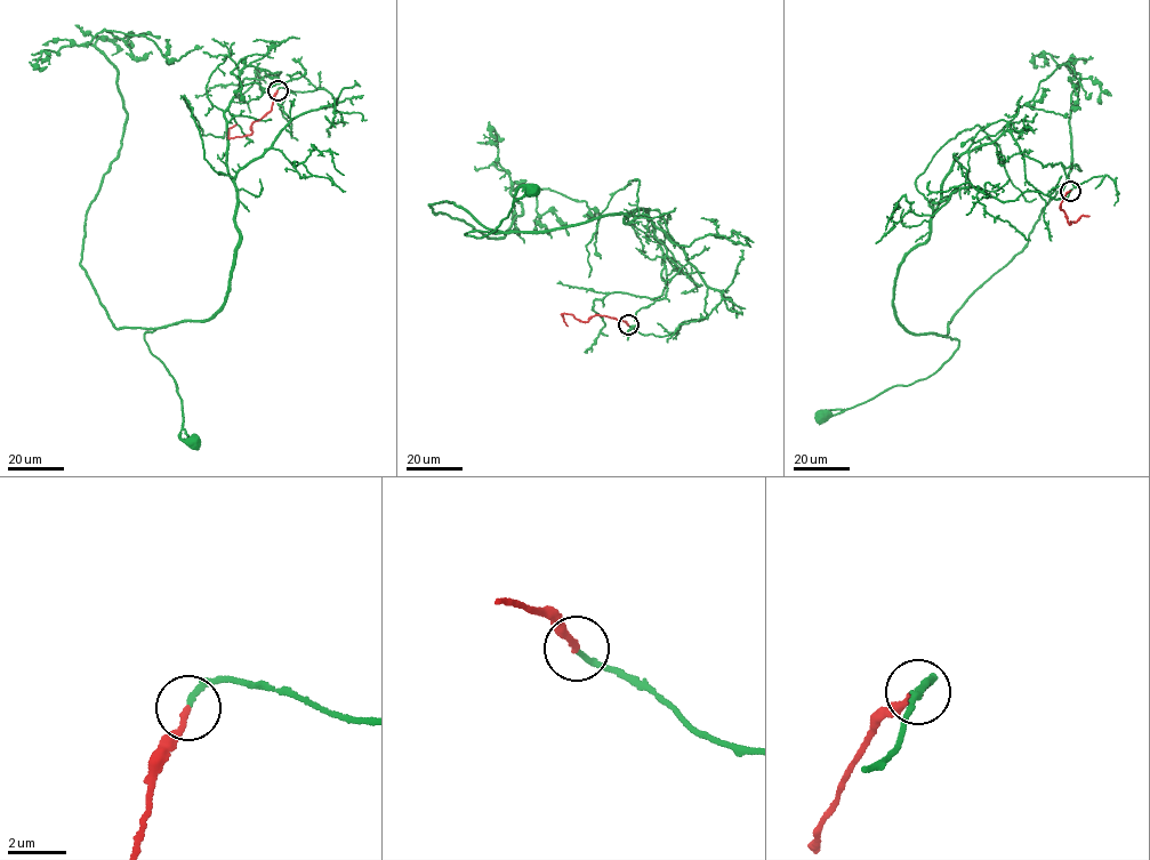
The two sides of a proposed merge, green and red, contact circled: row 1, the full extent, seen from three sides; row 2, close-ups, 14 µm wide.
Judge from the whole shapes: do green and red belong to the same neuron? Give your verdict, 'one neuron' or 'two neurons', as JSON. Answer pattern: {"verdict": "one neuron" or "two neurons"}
{"verdict": "one neuron"}

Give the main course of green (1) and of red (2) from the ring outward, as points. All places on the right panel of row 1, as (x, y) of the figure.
1: (1070, 191), (1004, 202), (972, 186), (933, 202), (893, 306), (907, 329), (958, 346), (925, 378), (822, 415)
2: (1070, 191), (1061, 205), (1069, 224), (1090, 215)

